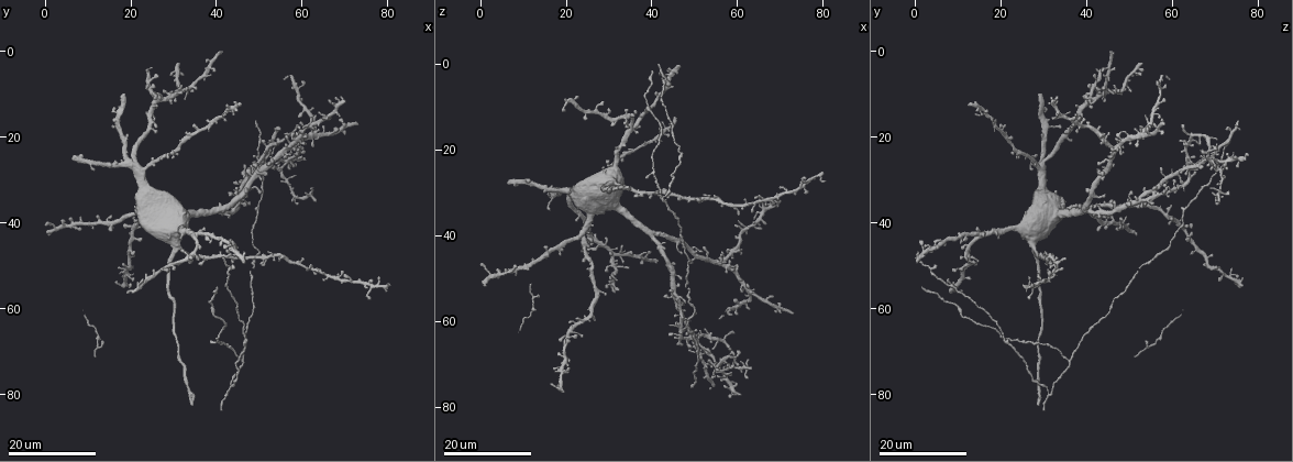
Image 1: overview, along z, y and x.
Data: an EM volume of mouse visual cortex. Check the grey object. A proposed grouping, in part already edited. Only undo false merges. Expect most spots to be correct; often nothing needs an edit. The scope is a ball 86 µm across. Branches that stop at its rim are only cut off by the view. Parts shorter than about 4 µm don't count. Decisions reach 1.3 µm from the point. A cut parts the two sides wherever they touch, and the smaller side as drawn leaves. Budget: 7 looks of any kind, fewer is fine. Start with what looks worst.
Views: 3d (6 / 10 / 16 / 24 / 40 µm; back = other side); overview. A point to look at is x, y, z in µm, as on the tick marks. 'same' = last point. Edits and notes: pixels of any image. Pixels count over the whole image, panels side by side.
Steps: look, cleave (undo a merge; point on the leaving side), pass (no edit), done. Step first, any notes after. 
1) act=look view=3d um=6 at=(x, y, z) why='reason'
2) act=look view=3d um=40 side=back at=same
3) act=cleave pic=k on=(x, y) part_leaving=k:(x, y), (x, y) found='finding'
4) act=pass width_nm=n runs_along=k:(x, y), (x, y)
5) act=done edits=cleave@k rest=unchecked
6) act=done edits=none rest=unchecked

act=look view=3d um=24 at=(42.0, 80.0, 31.5) why='three-way junction'

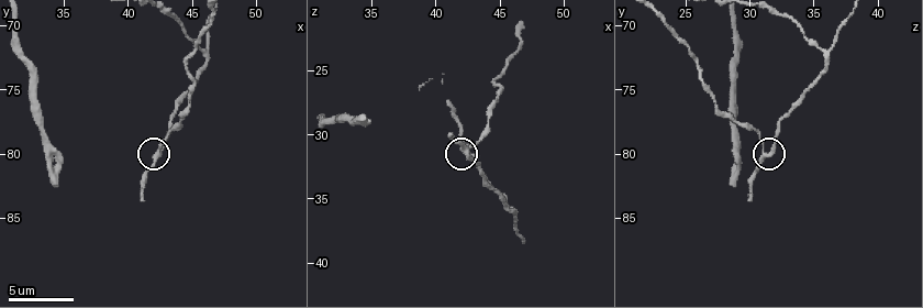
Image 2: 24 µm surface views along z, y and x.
act=look view=3d um=6 at=(42.4, 80.0, 31.2) why='zoom in'

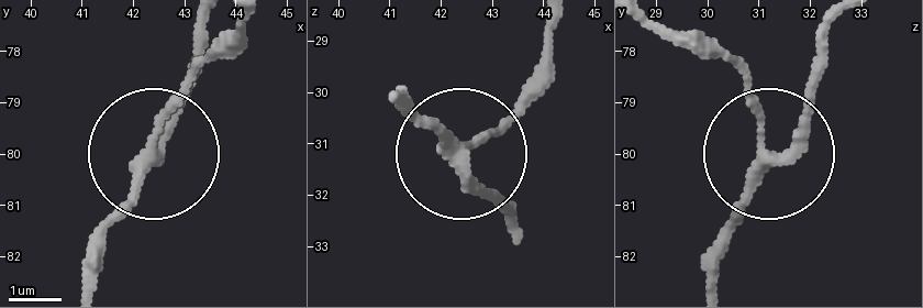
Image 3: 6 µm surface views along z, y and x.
act=look view=3d um=6 side=back at=(42.25, 80.05, 31.25) why='from behind'

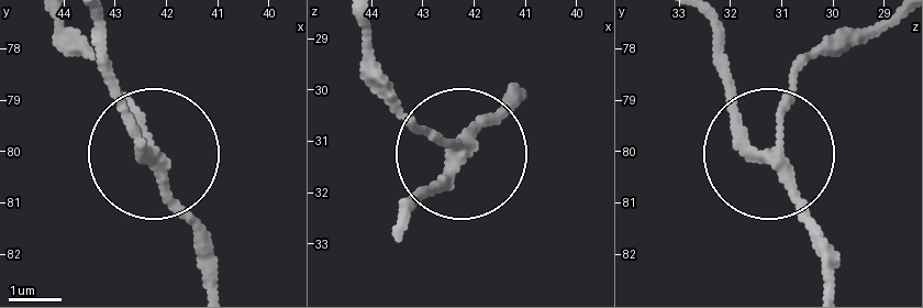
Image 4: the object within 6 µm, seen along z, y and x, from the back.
act=pass runs_along=4:(402, 224), (455, 146), (380, 98) found='all the same neuron'

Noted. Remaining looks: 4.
act=look view=3d um=10 at=(46.2, 72.2, 36.0) why='three arms meet'

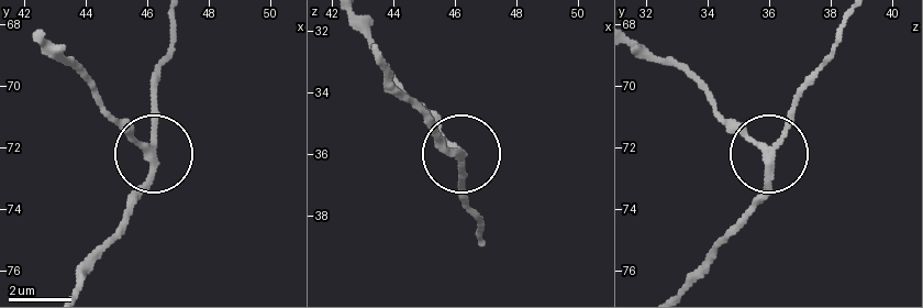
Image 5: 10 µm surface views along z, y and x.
act=look view=3d um=6 at=(46.1, 72.2, 35.9)

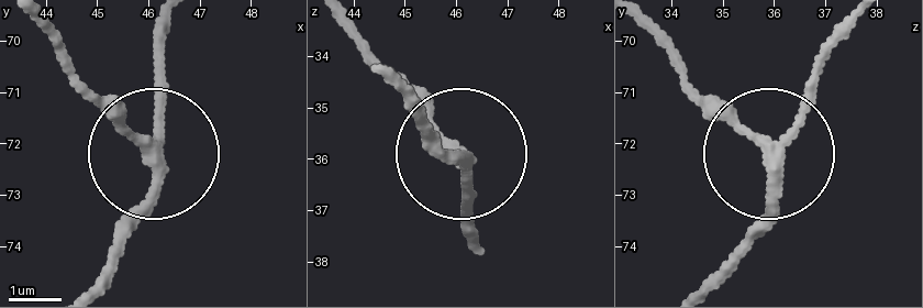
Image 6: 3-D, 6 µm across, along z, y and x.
act=pass width_nm=210 runs_along=6:(855, 22), (808, 113), (773, 149), (746, 140), (671, 66) found='all the same neuron'

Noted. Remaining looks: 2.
act=look view=3d um=16 at=(62.0, 32.5, 71.0) why='sudden change in width'

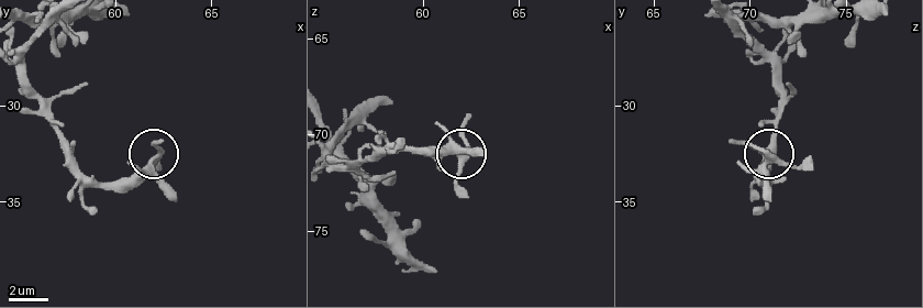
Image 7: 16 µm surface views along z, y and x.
act=look view=3d um=6 at=same

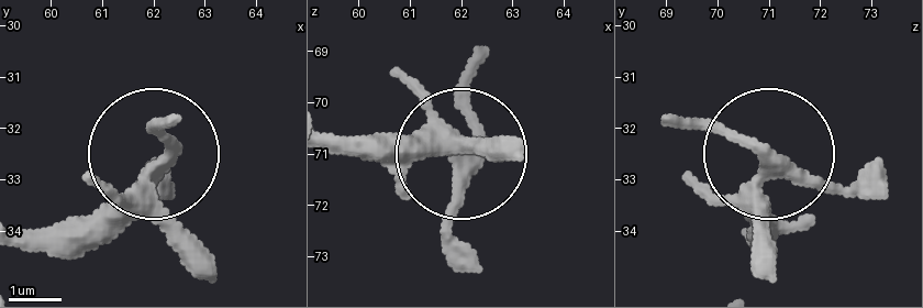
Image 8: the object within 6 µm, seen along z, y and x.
act=pass arms=5 found='all the same neuron'

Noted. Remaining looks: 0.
act=done edits=none rest=unchecked

